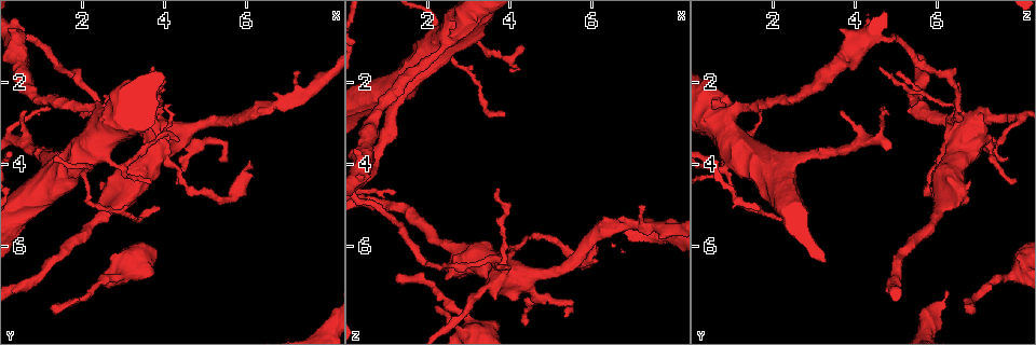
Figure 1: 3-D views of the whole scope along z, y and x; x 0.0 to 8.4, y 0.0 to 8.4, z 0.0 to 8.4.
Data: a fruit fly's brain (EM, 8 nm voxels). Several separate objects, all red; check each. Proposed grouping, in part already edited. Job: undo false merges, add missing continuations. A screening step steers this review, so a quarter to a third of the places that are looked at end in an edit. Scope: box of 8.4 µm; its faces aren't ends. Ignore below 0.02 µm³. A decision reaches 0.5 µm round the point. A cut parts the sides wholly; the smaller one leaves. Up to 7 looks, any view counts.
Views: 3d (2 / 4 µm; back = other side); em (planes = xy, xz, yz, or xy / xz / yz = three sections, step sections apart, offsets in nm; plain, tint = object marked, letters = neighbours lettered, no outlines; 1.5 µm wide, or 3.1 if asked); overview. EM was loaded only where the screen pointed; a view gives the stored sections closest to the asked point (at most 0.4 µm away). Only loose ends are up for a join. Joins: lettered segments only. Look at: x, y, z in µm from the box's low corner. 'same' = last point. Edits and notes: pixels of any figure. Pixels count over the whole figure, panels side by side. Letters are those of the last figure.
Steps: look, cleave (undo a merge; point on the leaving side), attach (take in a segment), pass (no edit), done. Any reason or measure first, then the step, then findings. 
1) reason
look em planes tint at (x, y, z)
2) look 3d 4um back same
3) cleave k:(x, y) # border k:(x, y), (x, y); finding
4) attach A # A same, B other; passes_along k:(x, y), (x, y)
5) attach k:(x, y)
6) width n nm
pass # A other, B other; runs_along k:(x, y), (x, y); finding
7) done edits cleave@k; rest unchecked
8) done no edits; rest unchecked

tapers out
look 3d 2um at (1.35, 7.50, 6.65)

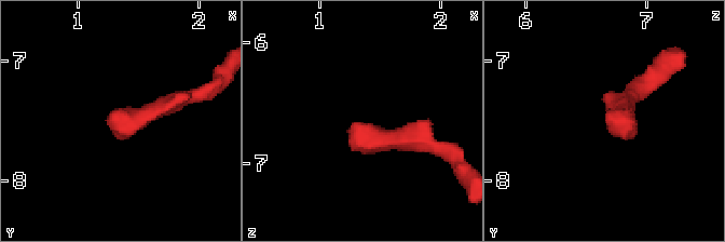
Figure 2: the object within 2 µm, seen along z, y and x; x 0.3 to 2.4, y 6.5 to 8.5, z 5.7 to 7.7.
look em planes plain at (1.34, 7.46, 6.66)

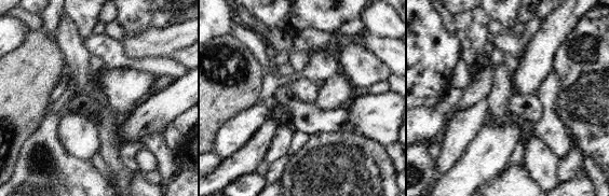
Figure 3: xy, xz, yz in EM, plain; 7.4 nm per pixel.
see the neighbours
look em planes letters same

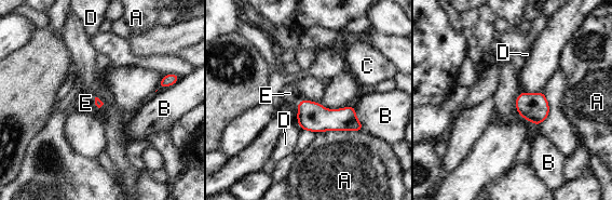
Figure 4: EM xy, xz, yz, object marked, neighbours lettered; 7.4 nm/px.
attach E # A other, B other, C other, D other, E same; passes_along 4:(311, 116), (299, 103), (289, 93); the neuron continues

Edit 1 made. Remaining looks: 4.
see it whole again
look overview

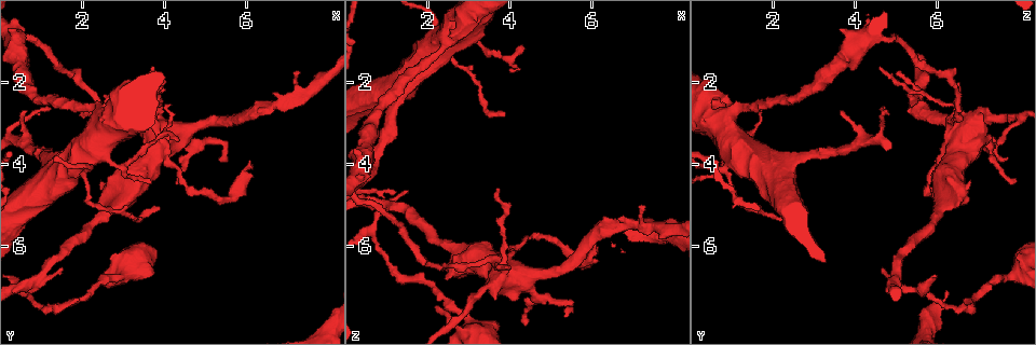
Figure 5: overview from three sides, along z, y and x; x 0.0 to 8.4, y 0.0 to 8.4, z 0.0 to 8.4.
look em planes letters at (4.45, 4.45, 7.95)

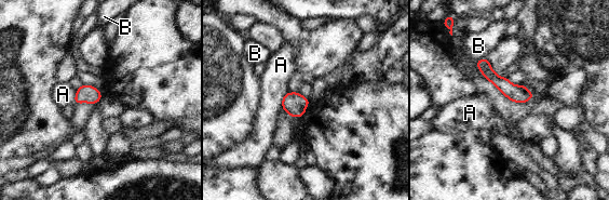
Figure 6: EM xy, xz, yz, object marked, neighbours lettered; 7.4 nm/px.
pass # A other, B other; no lettered segment goes on from it

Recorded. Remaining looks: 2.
small branch off a trunk
look em planes tint at (2.95, 4.10, 0.80)

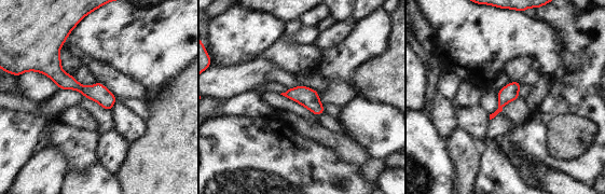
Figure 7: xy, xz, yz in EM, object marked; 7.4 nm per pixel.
look em planes letters same

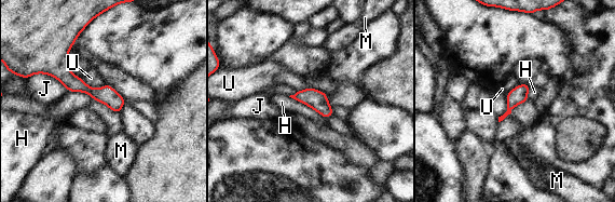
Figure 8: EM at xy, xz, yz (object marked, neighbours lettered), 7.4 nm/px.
width 120 nm
pass # H other, J other, M other, U other; one neuron here

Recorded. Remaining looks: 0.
done edits attach@4; rest unchecked

